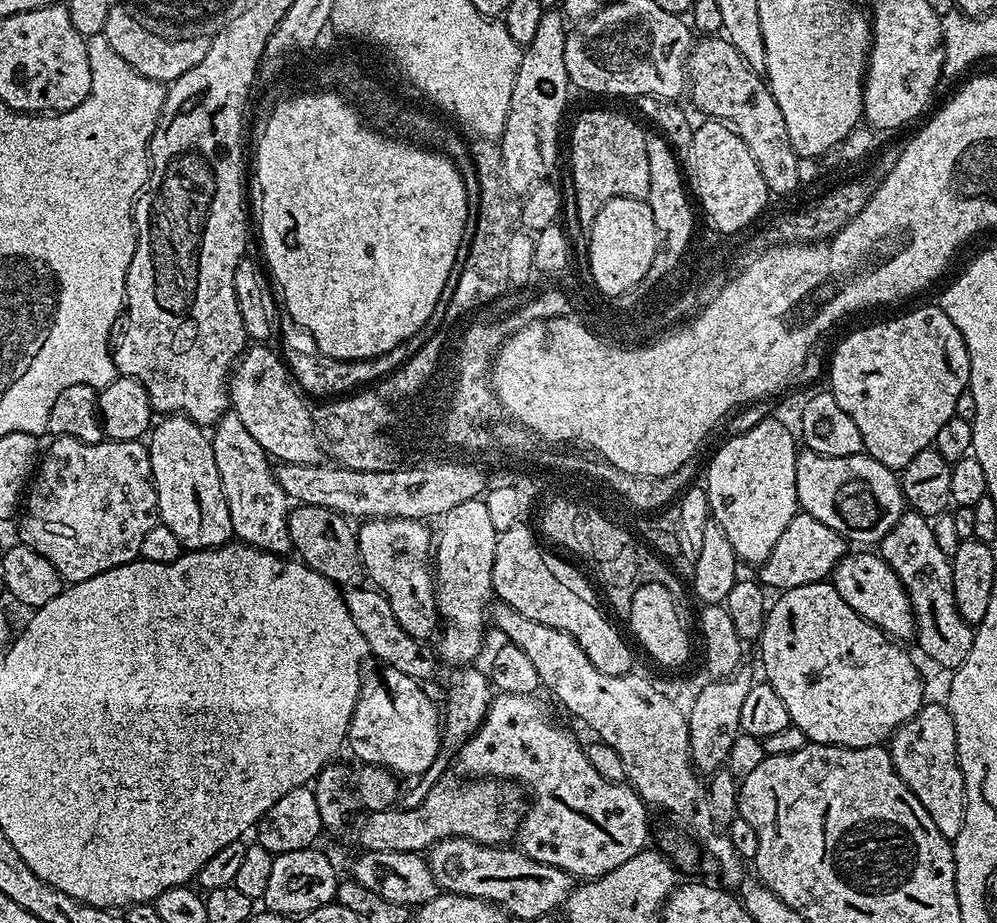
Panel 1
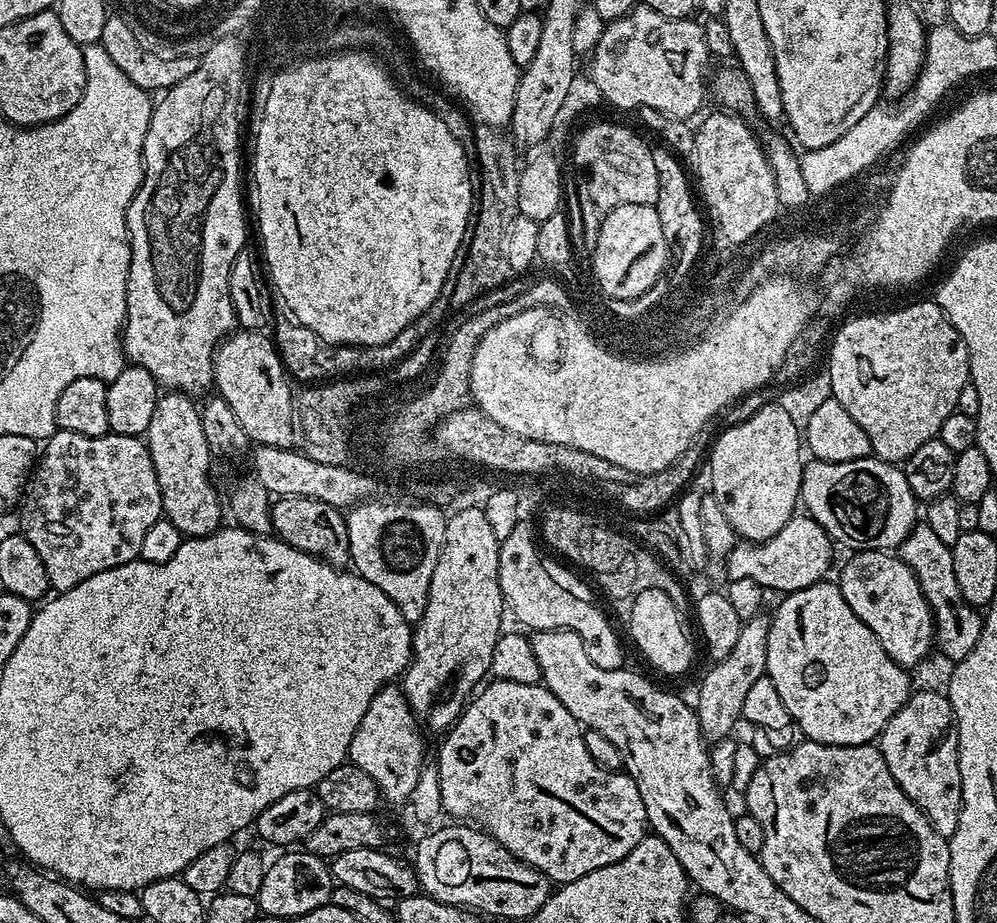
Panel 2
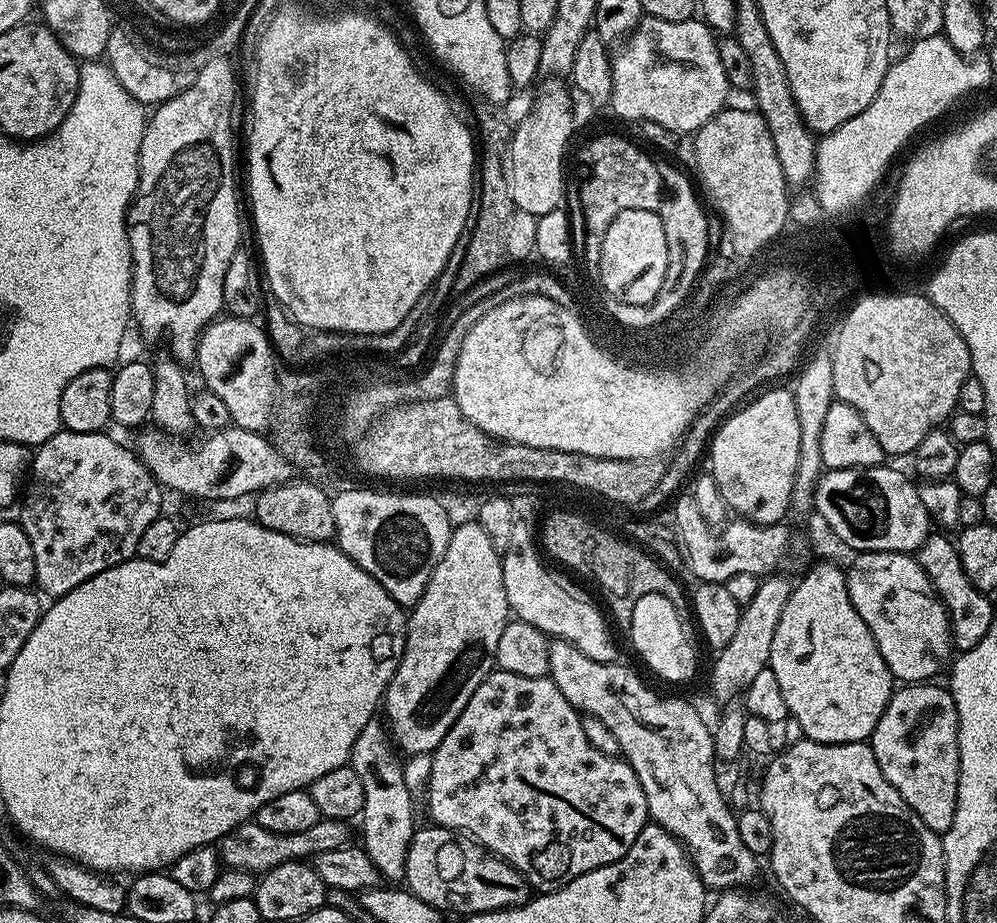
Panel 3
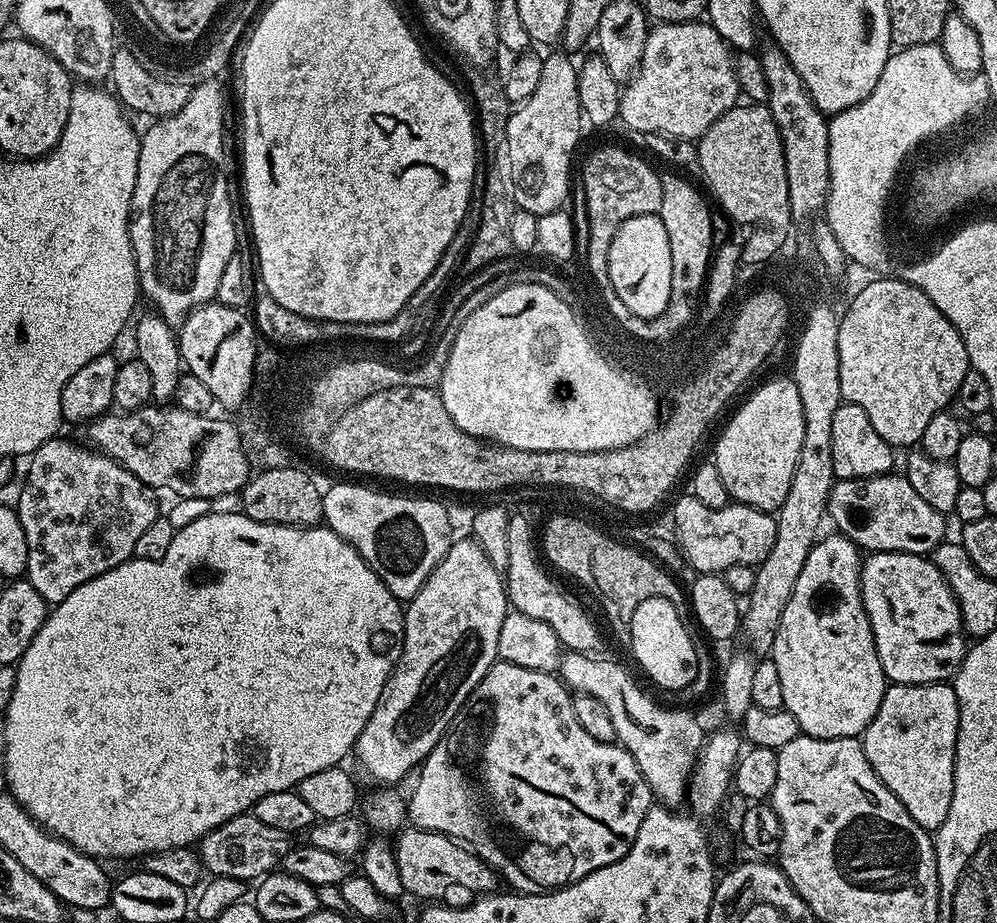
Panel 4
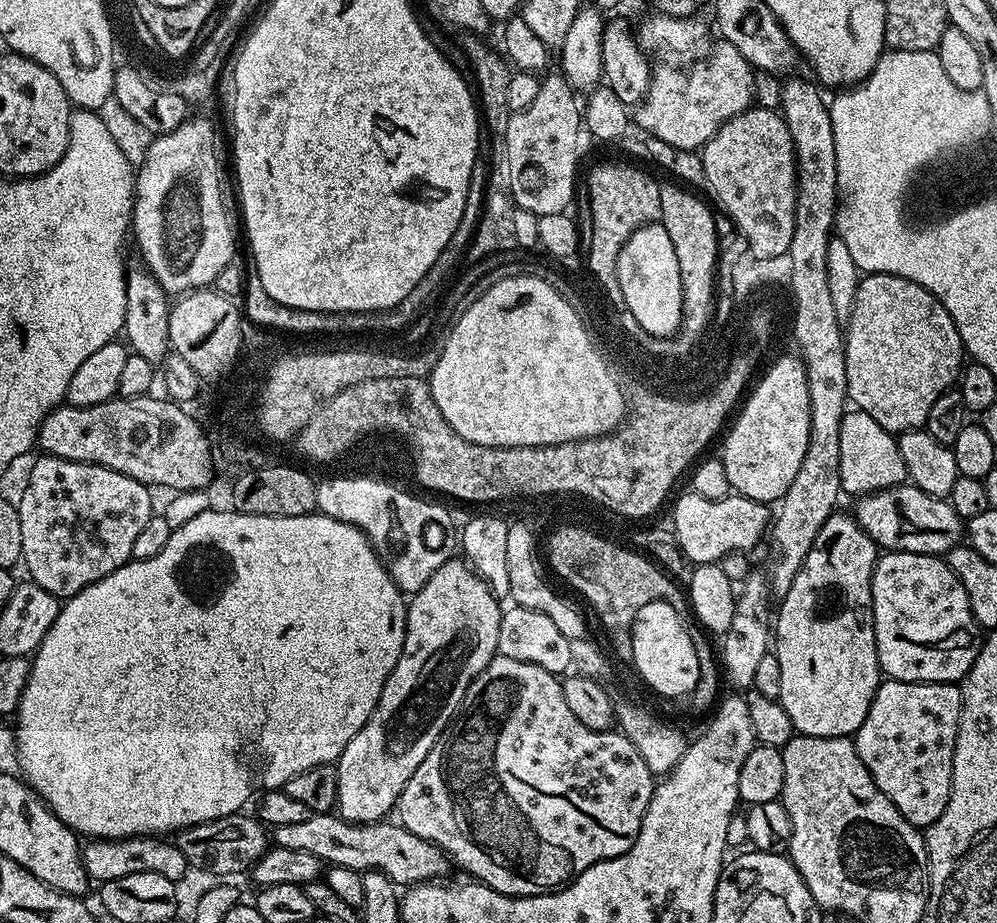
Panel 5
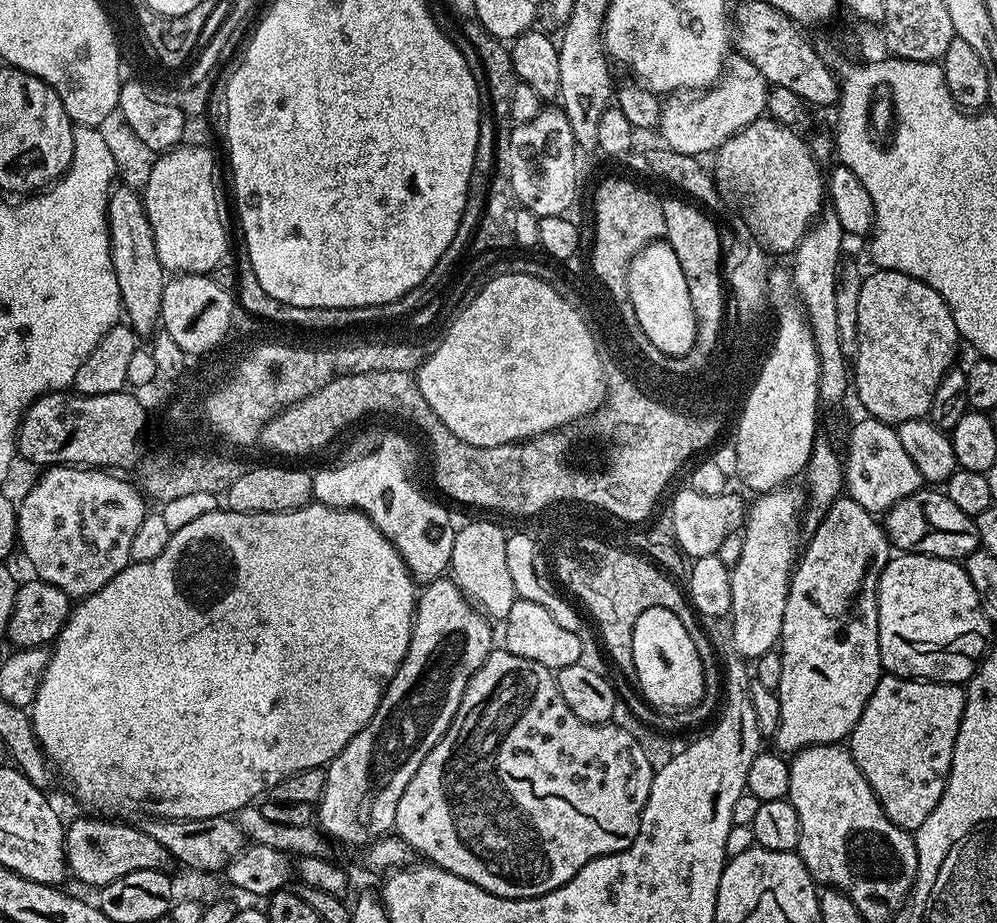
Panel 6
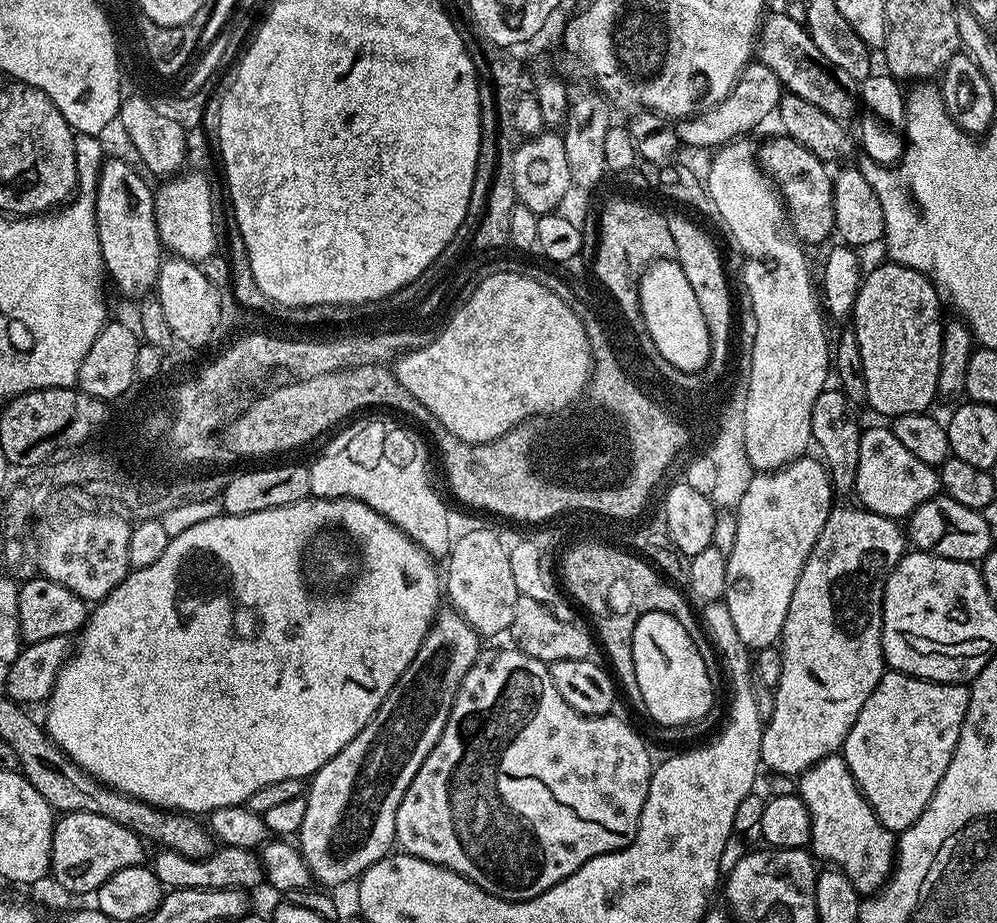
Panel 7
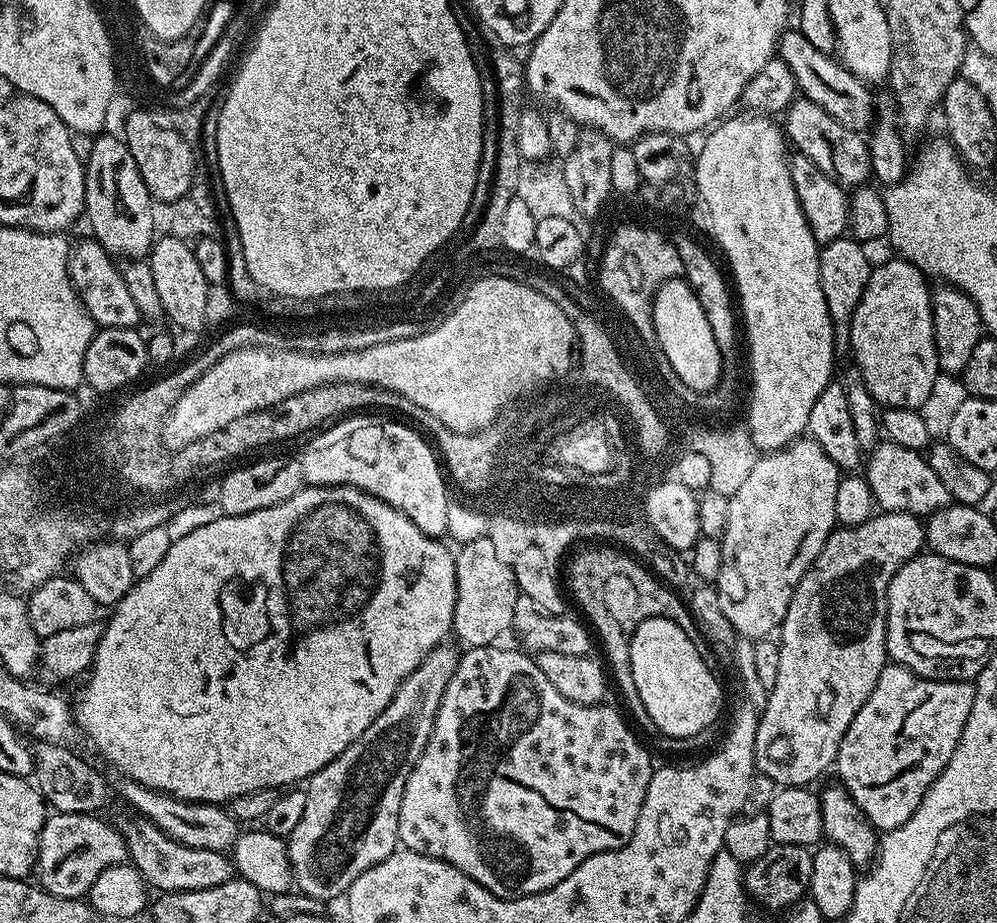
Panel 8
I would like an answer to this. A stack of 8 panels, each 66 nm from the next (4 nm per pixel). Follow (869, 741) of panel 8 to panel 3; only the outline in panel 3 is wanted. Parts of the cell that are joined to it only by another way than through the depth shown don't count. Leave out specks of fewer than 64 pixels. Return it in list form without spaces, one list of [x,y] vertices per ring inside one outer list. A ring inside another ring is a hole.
[[[912,682],[897,687],[882,718],[878,718],[878,726],[874,726],[870,743],[882,774],[886,774],[886,782],[890,782],[890,786],[902,794],[906,806],[910,806],[910,810],[914,810],[914,814],[918,814],[918,818],[930,826],[930,830],[938,834],[950,830],[950,822],[954,822],[956,813],[960,777],[958,710],[954,706],[951,691],[947,687],[939,688],[936,682]]]

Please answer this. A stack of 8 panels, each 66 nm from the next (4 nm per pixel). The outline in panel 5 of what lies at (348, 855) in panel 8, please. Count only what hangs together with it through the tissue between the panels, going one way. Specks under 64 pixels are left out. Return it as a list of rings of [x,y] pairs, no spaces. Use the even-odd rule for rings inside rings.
[[[453,558],[447,560],[442,566],[438,566],[438,570],[434,570],[434,574],[430,574],[426,586],[422,586],[422,590],[415,593],[407,601],[406,607],[408,609],[408,621],[406,622],[406,634],[404,635],[402,654],[390,674],[390,678],[386,678],[386,686],[382,686],[382,694],[378,698],[376,708],[370,714],[366,726],[362,726],[362,730],[358,730],[358,734],[354,734],[354,738],[350,738],[346,750],[342,750],[339,760],[335,761],[334,764],[336,770],[335,811],[341,819],[349,820],[352,824],[374,824],[383,821],[387,817],[384,815],[387,812],[391,813],[395,809],[396,799],[402,794],[406,782],[410,782],[410,778],[414,774],[414,770],[418,770],[422,758],[426,758],[426,754],[430,754],[434,742],[438,742],[440,735],[452,723],[452,717],[460,709],[460,703],[470,686],[470,682],[474,682],[474,678],[478,678],[482,674],[482,670],[486,670],[486,666],[491,662],[492,657],[497,655],[498,626],[500,625],[500,614],[502,611],[501,601],[492,593],[491,588],[488,586],[488,581],[471,564],[465,562],[463,559]]]

